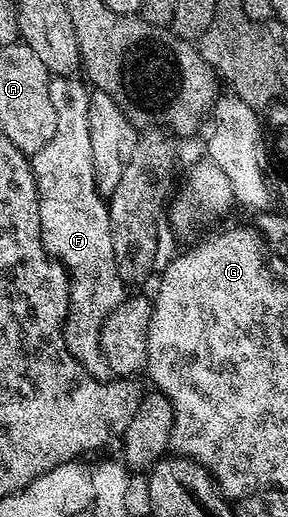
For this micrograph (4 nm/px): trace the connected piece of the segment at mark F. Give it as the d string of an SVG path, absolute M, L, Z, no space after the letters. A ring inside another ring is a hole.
M61 87L58 91L56 88L52 96L53 108L57 110L55 137L51 137L51 141L47 141L47 145L31 159L33 177L37 180L41 241L45 252L69 272L65 348L93 379L105 381L111 372L101 355L101 326L127 297L127 284L116 271L108 206L97 190L89 133L90 92L81 87Z

